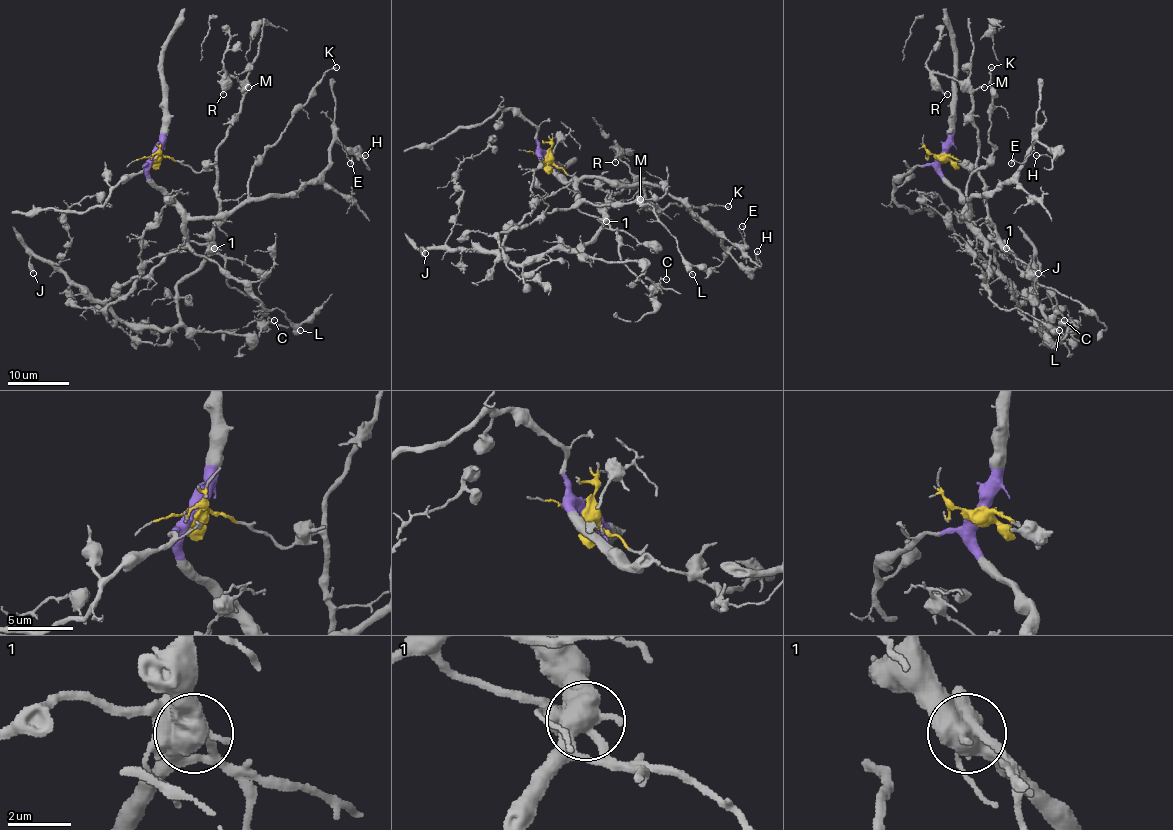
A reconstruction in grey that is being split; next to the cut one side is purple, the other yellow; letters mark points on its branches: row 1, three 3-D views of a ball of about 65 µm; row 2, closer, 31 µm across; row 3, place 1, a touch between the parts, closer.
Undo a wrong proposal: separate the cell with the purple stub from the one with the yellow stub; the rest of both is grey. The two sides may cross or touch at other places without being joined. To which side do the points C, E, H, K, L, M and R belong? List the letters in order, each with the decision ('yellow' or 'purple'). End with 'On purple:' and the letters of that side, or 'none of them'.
C: yellow
E: purple
H: purple
K: purple
L: purple
M: yellow
R: yellow
On purple: E, H, K, L

